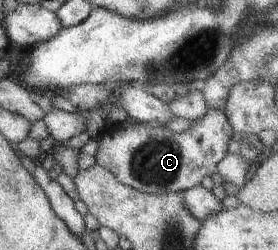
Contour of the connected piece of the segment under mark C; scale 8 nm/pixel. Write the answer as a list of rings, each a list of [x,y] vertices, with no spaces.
[[[221,108],[207,109],[203,116],[189,122],[189,125],[179,133],[160,127],[158,124],[129,120],[123,124],[107,125],[97,137],[95,163],[111,172],[117,178],[117,182],[142,193],[158,195],[181,192],[197,186],[205,176],[211,176],[216,172],[217,163],[227,154],[227,143],[234,130]]]

